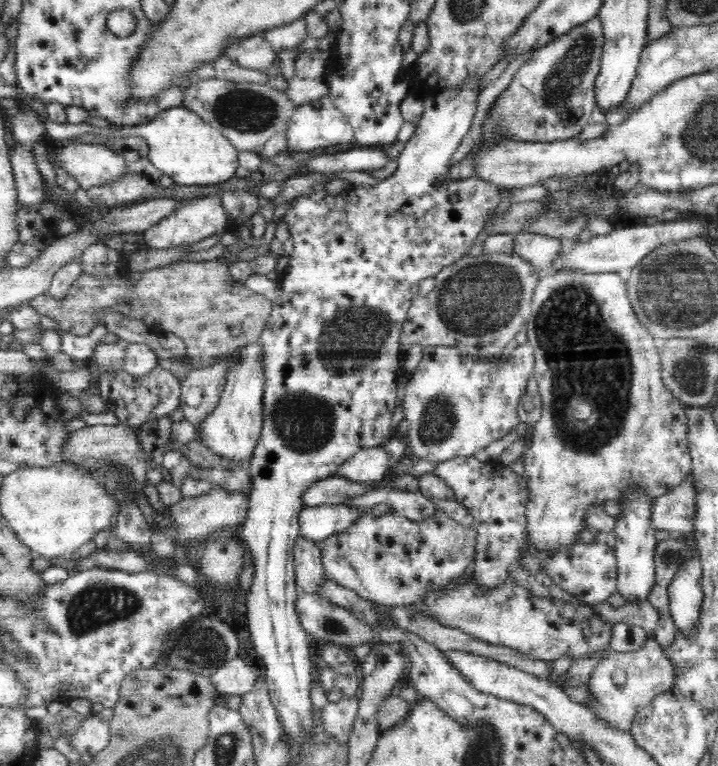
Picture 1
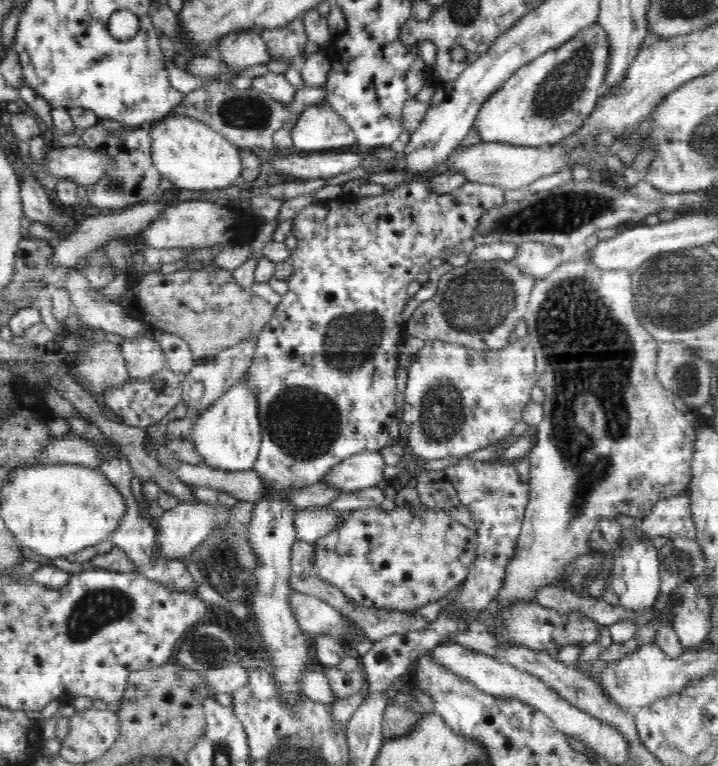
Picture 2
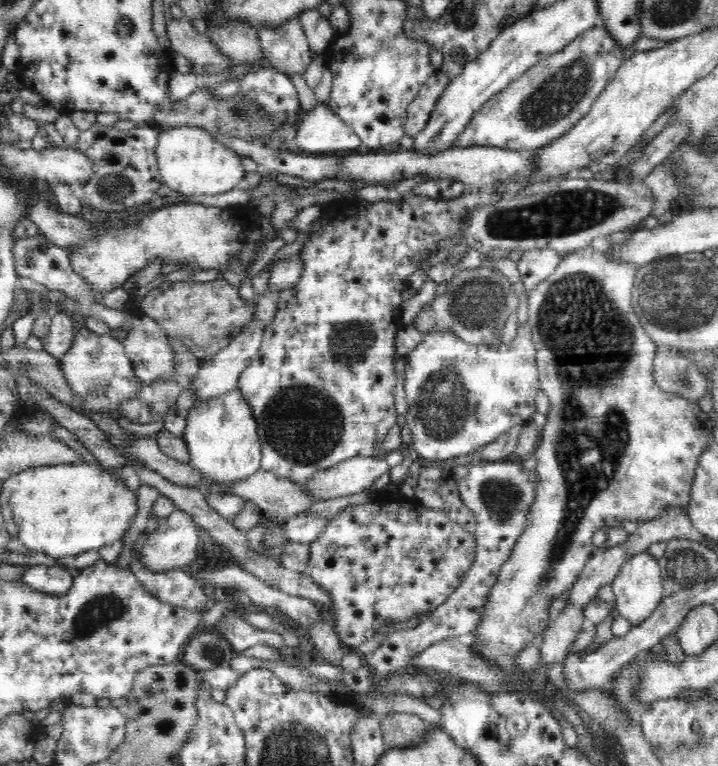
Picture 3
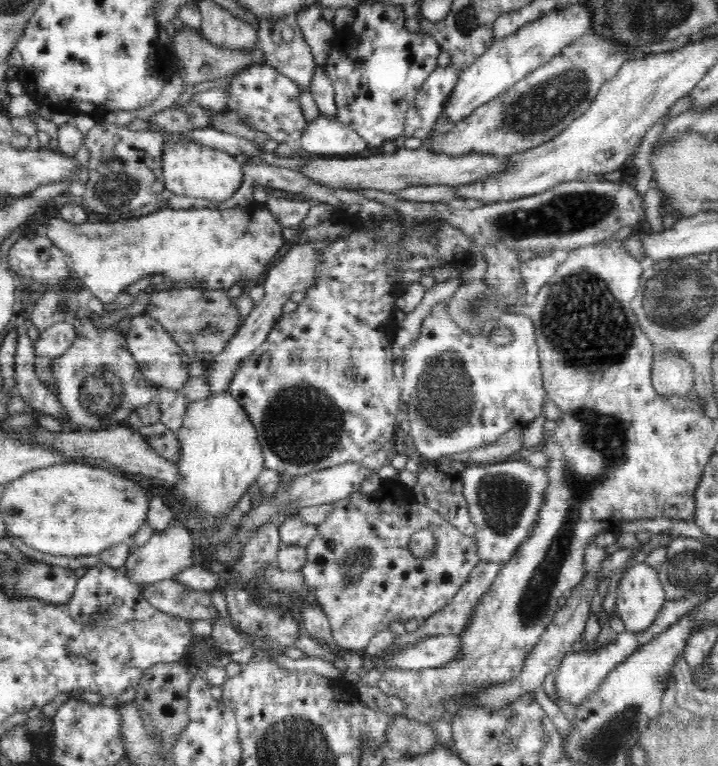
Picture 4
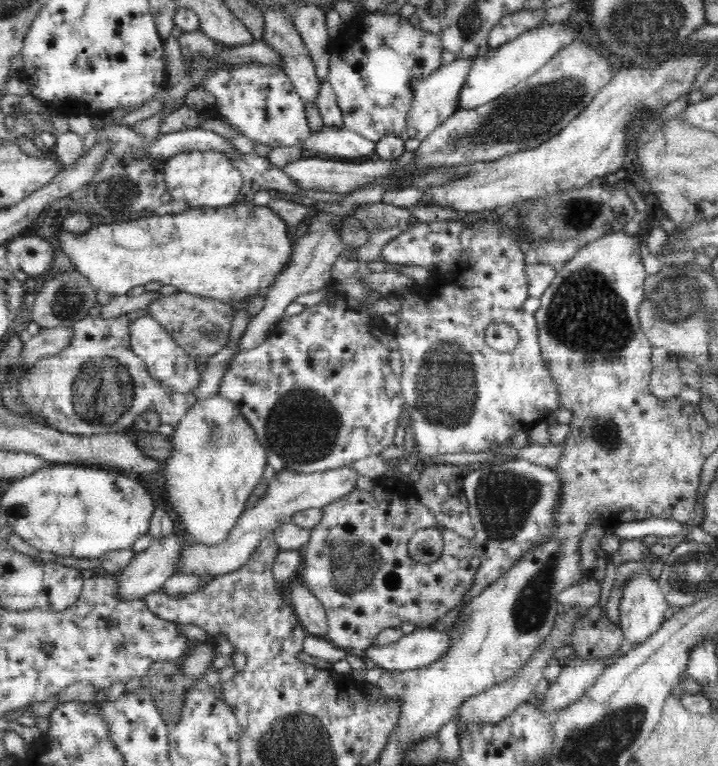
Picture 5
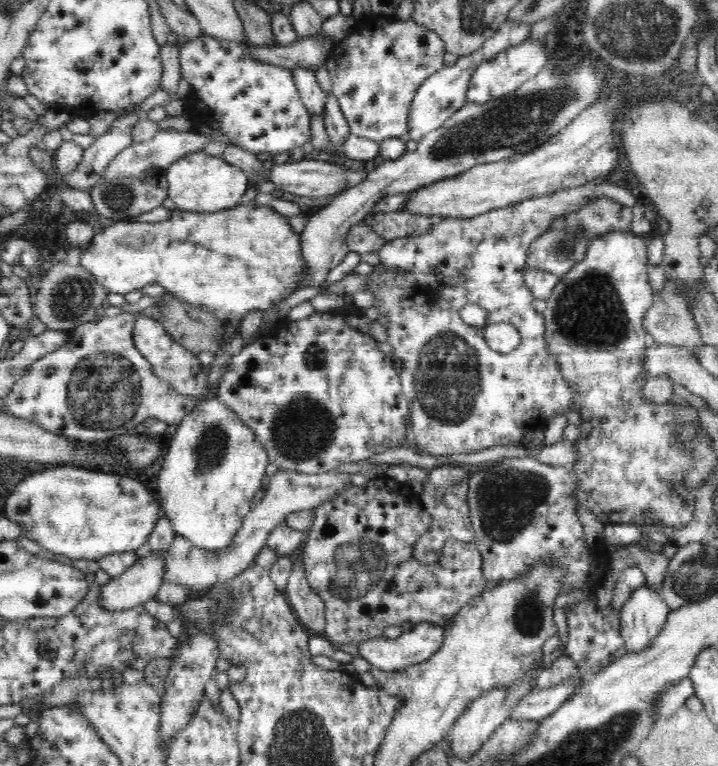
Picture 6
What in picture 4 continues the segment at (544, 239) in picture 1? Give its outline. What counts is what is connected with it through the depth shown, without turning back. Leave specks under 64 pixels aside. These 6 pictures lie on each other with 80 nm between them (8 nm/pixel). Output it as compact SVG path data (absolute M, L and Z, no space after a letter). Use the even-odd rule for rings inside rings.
M552 253L534 255L530 260L520 263L519 269L523 278L523 288L529 295L535 295L540 287L550 280L558 268L558 262Z

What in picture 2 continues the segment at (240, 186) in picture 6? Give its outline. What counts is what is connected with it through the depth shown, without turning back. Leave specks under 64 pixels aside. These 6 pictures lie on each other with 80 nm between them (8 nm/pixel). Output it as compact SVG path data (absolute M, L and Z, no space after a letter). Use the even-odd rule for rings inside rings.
M169 113L163 119L146 125L146 129L151 138L151 159L158 173L174 188L208 192L230 187L241 176L244 169L241 149L194 118Z

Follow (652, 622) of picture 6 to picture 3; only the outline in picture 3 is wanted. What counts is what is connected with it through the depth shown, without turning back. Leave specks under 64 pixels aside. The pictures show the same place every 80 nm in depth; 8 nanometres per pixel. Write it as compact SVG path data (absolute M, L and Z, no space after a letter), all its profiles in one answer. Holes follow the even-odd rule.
M644 551L640 554L634 554L630 560L626 560L624 564L620 565L617 571L618 574L611 583L614 595L616 595L616 612L628 619L632 626L640 625L664 598L659 563L652 554Z

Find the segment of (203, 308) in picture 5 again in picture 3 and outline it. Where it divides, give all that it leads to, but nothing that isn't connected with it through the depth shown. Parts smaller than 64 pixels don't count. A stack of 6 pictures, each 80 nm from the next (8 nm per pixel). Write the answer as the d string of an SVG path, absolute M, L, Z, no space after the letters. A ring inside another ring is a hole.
M218 275L207 282L163 281L148 292L141 306L142 313L163 326L168 337L180 339L199 359L209 361L254 321L256 302L242 299L238 287Z

